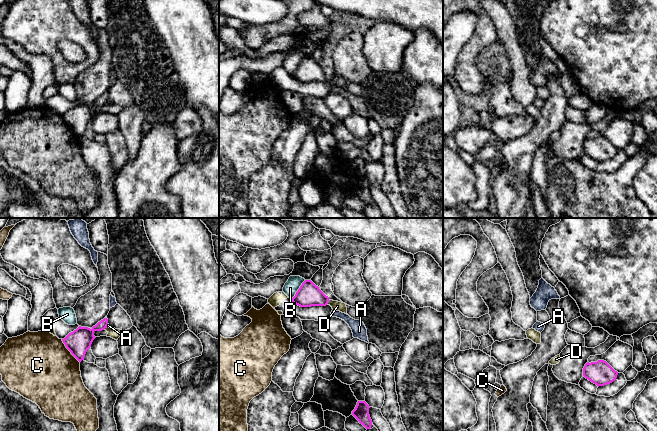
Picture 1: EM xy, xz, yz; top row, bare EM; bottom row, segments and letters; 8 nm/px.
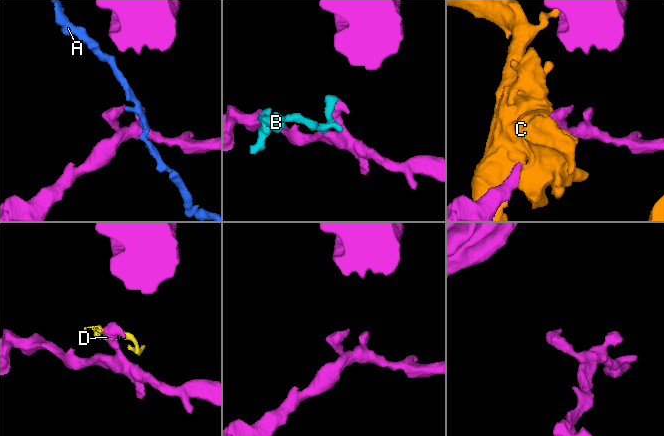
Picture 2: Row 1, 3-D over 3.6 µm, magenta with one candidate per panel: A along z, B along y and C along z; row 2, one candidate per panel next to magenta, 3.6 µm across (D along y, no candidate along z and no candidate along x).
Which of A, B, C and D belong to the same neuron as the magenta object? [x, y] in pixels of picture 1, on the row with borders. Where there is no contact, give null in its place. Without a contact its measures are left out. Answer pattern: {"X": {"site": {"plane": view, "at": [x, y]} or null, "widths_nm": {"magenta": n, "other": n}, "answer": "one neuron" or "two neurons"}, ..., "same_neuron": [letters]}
{"A": {"site": {"plane": "xy", "at": [107, 324]}, "widths_nm": {"magenta": 180, "other": 20}, "answer": "two neurons"}, "B": {"site": {"plane": "xz", "at": [298, 290]}, "widths_nm": {"magenta": 180, "other": 120}, "answer": "two neurons"}, "C": {"site": {"plane": "xy", "at": [69, 350]}, "widths_nm": {"magenta": 190, "other": 500}, "answer": "two neurons"}, "D": {"site": {"plane": "xz", "at": [328, 301]}, "widths_nm": {"magenta": 180, "other": 80}, "answer": "two neurons"}, "same_neuron": []}

